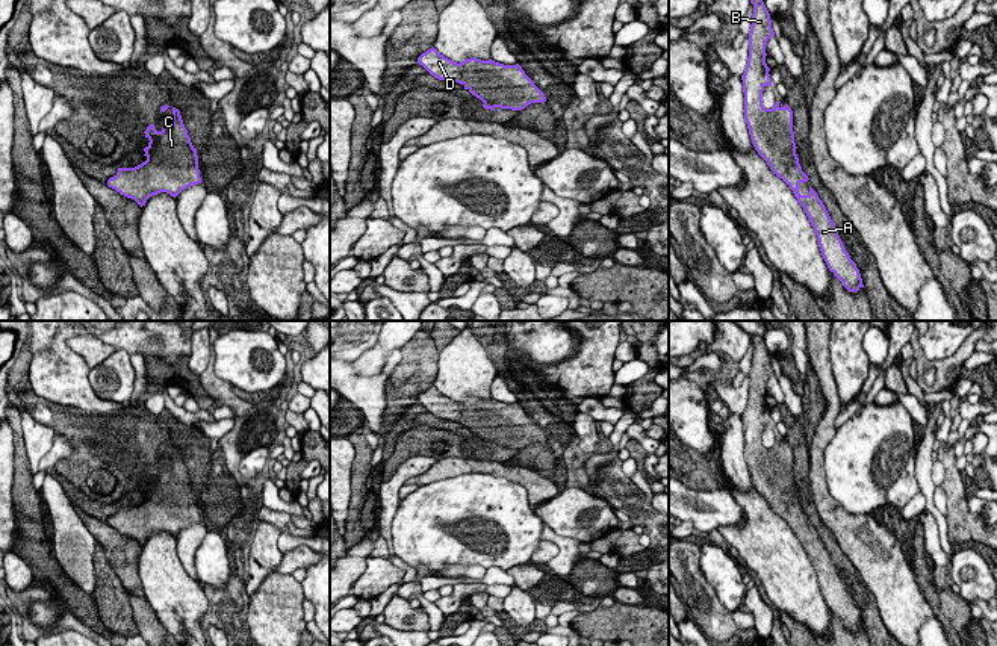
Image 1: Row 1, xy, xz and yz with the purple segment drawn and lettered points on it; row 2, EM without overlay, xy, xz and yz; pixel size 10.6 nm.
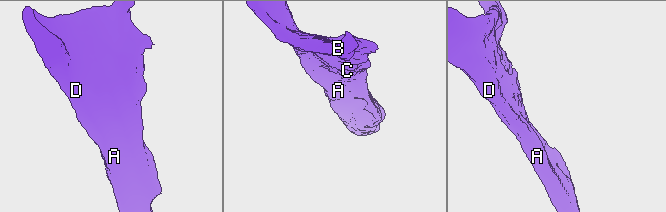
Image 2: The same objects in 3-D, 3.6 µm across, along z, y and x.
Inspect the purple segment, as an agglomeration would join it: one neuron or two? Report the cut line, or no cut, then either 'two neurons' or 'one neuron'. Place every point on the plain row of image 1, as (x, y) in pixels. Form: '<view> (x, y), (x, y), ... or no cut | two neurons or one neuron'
no cut | one neuron

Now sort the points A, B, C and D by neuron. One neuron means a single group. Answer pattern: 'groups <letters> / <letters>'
groups A B C D

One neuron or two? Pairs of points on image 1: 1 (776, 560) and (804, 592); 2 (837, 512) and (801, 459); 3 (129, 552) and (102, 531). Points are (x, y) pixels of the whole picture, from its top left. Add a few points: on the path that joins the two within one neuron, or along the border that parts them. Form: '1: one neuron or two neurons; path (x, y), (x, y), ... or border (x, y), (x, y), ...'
1: one neuron; path (784, 568), (796, 584)
2: two neurons; border (807, 447), (808, 478), (816, 506)
3: one neuron; path (123, 552), (108, 537)

